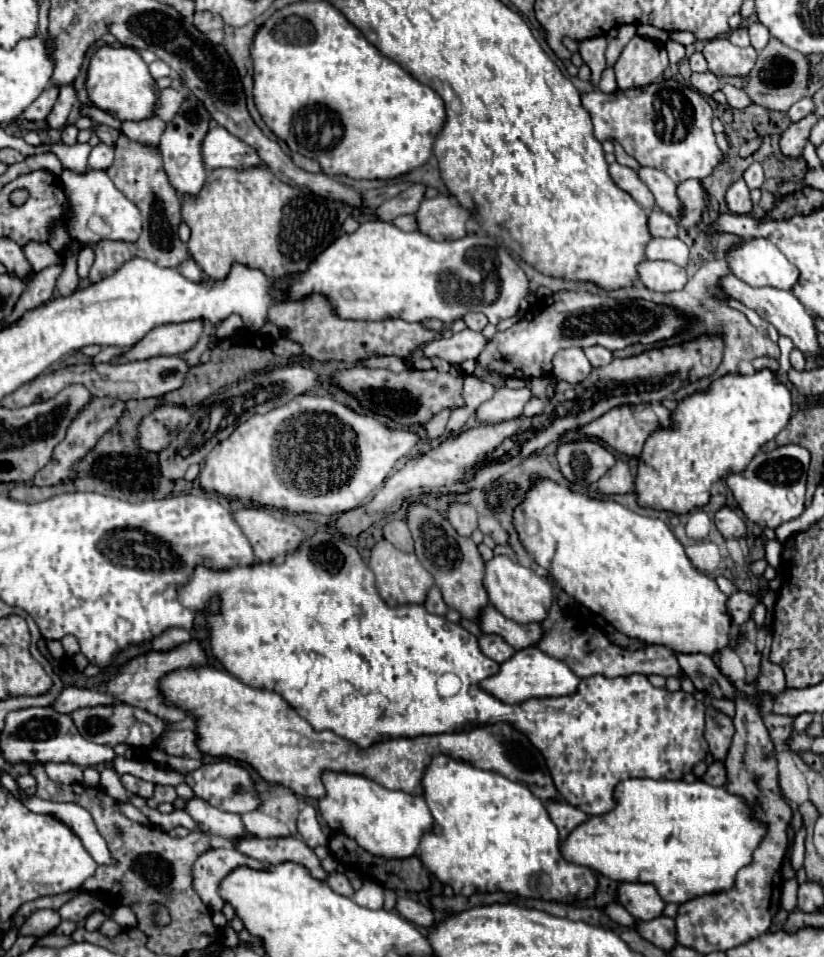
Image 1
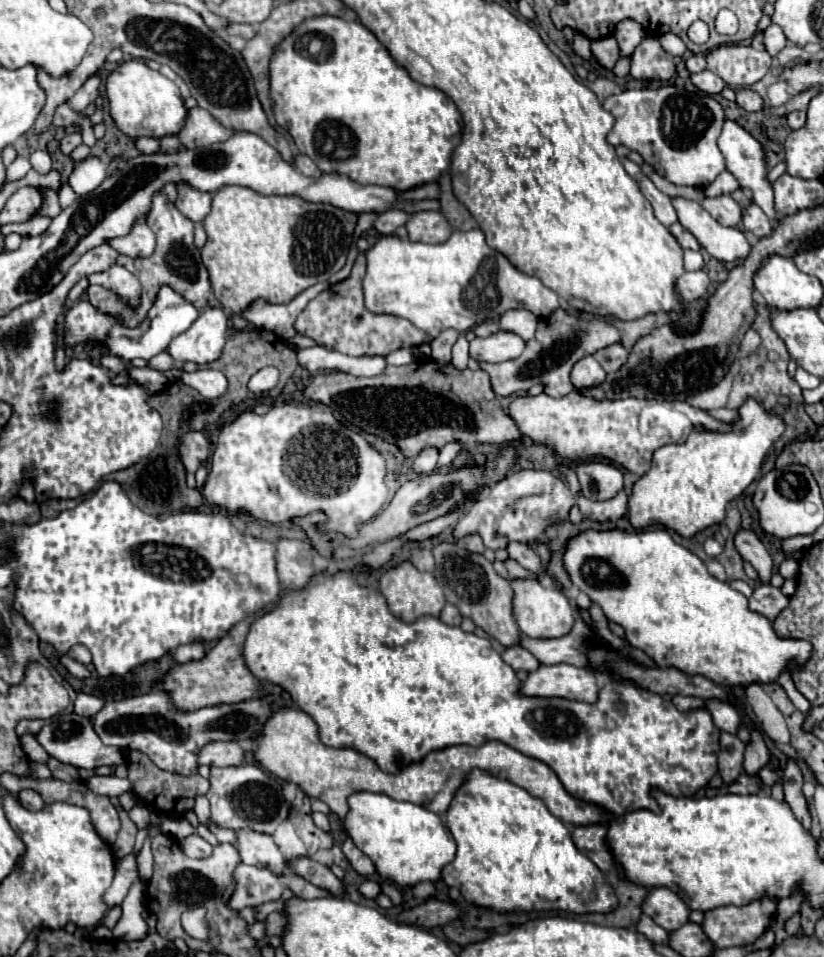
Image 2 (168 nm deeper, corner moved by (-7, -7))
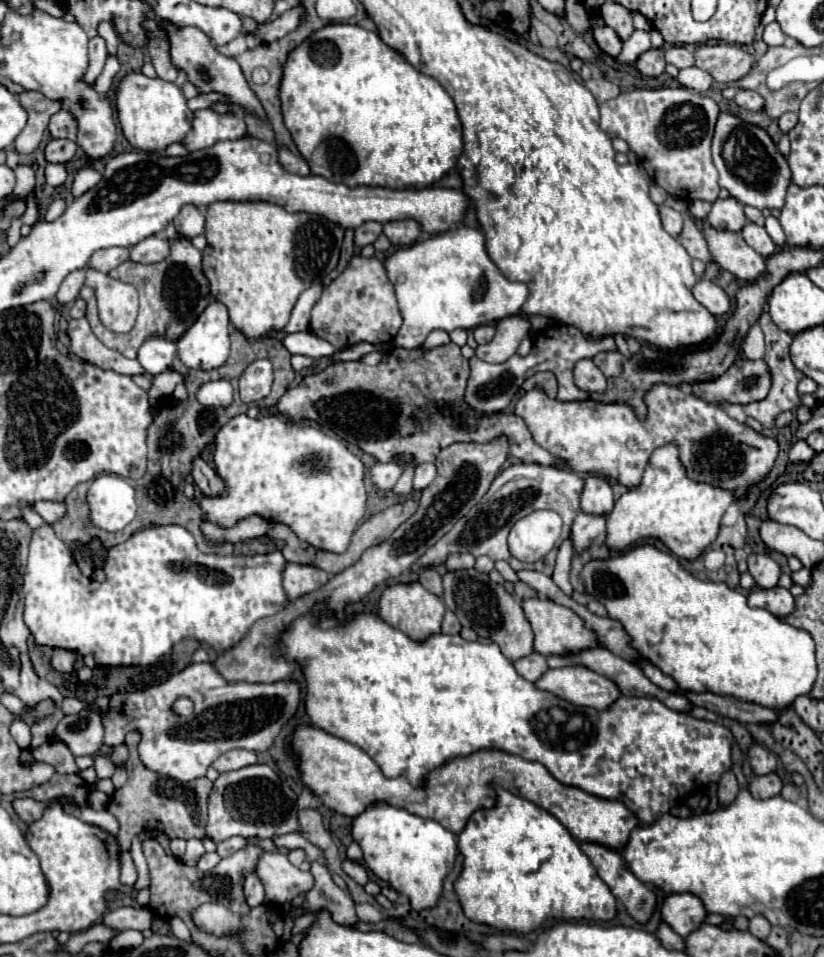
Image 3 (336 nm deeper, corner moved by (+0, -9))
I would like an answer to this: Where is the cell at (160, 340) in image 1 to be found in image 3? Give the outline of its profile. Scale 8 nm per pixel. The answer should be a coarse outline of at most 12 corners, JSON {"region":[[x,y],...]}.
{"region":[[207,305],[177,341],[191,369],[215,369],[229,357],[229,315]]}

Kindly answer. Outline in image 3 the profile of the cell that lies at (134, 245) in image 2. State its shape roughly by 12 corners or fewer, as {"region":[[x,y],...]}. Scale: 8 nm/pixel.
{"region":[[161,235],[143,239],[131,249],[131,261],[151,265],[171,251]]}

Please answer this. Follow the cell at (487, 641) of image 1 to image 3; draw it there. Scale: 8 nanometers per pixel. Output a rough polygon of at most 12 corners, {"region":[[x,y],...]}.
{"region":[[539,653],[517,659],[517,673],[527,681],[539,681],[549,669]]}

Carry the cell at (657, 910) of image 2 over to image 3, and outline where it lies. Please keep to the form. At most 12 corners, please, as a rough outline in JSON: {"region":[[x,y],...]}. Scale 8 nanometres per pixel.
{"region":[[693,893],[665,899],[661,917],[687,937],[707,909]]}

